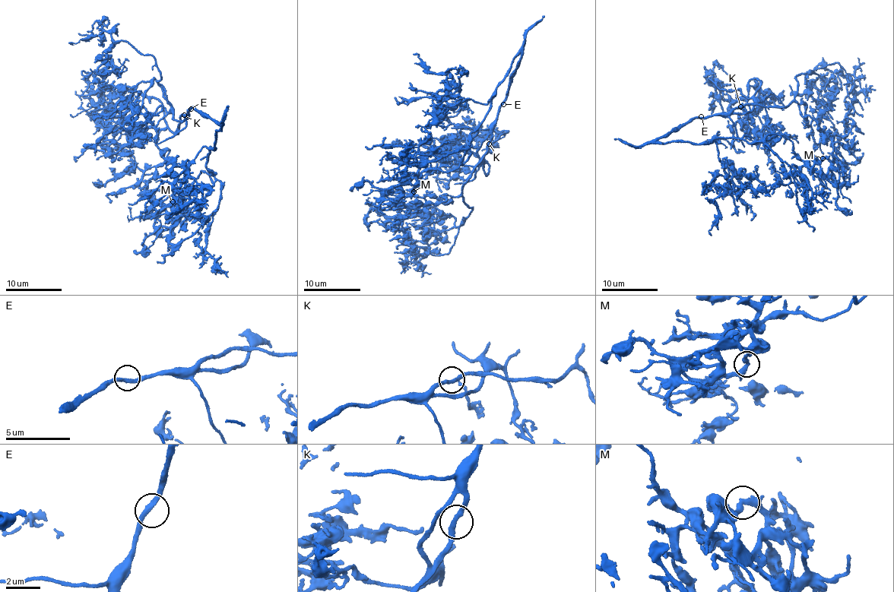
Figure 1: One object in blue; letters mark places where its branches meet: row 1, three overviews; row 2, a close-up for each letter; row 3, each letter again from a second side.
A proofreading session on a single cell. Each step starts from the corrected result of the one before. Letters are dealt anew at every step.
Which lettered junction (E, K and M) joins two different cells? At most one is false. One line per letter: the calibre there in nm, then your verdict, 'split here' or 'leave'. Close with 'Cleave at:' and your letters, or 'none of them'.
E: 280 nm | leave
K: 280 nm | leave
M: 280 nm | split here
Cleave at: M

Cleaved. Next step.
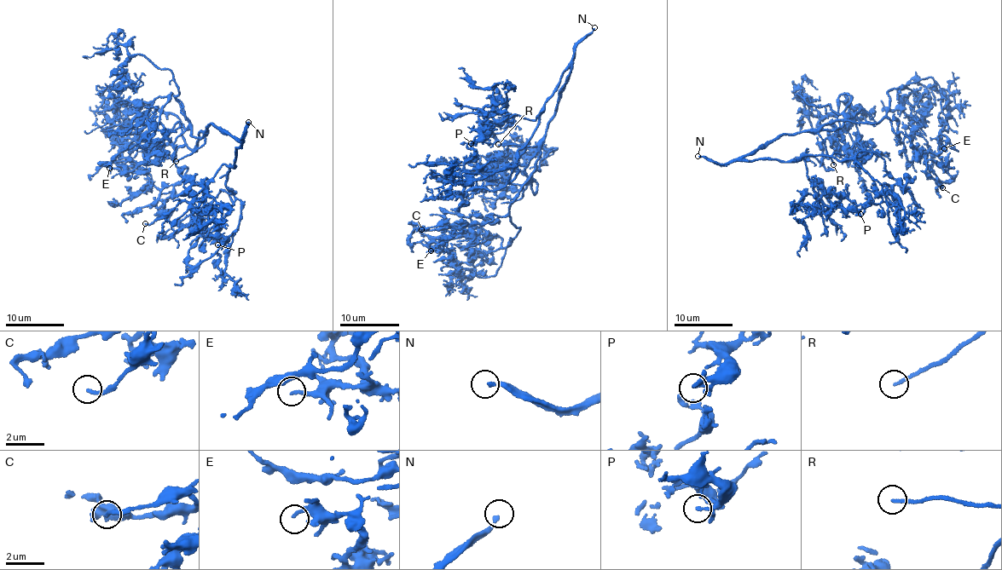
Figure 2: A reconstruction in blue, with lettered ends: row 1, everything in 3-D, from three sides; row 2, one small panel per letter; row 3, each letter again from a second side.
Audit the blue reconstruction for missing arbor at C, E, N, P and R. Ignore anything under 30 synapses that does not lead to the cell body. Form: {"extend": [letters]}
{"extend": ["N", "R"]}

